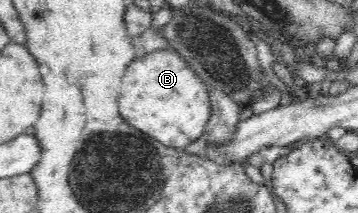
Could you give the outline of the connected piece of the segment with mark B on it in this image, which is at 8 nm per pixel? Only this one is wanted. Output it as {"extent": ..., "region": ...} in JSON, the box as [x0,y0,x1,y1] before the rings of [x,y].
{"extent":[117,49,211,150],"region":[[[156,49],[134,59],[125,70],[117,100],[120,115],[169,148],[180,150],[196,142],[211,117],[208,86],[178,50]]]}

